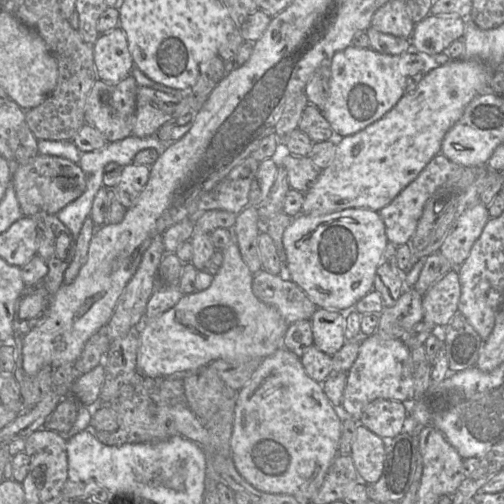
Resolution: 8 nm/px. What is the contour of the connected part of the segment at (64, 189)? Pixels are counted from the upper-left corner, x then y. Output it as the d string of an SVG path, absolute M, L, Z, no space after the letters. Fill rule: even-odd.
M38 154L26 164L18 164L12 184L24 216L39 213L57 215L61 209L79 198L86 189L86 177L78 164L65 158Z

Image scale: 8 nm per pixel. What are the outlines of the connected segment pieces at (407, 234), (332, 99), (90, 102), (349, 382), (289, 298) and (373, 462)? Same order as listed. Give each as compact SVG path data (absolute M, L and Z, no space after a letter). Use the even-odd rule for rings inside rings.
M441 153L434 156L407 187L387 206L378 211L385 225L387 242L396 247L410 243L426 201L443 185L452 184L459 180L463 170L464 166L451 162Z
M350 45L336 52L329 66L329 95L321 111L335 137L355 134L384 116L406 93L407 77L420 72L424 62L425 73L434 68L432 56L414 50L388 55Z
M132 74L117 84L107 84L97 79L86 100L86 123L99 130L109 143L130 136L134 127L137 91L138 84Z
M374 333L361 339L358 356L347 372L341 406L358 421L364 407L377 398L409 402L414 399L414 382L411 349L402 339L384 339Z
M262 269L253 276L252 290L261 302L275 308L288 324L310 320L318 309L285 273L272 275Z
M359 424L352 443L351 457L360 481L365 484L377 482L382 475L385 461L383 438Z

